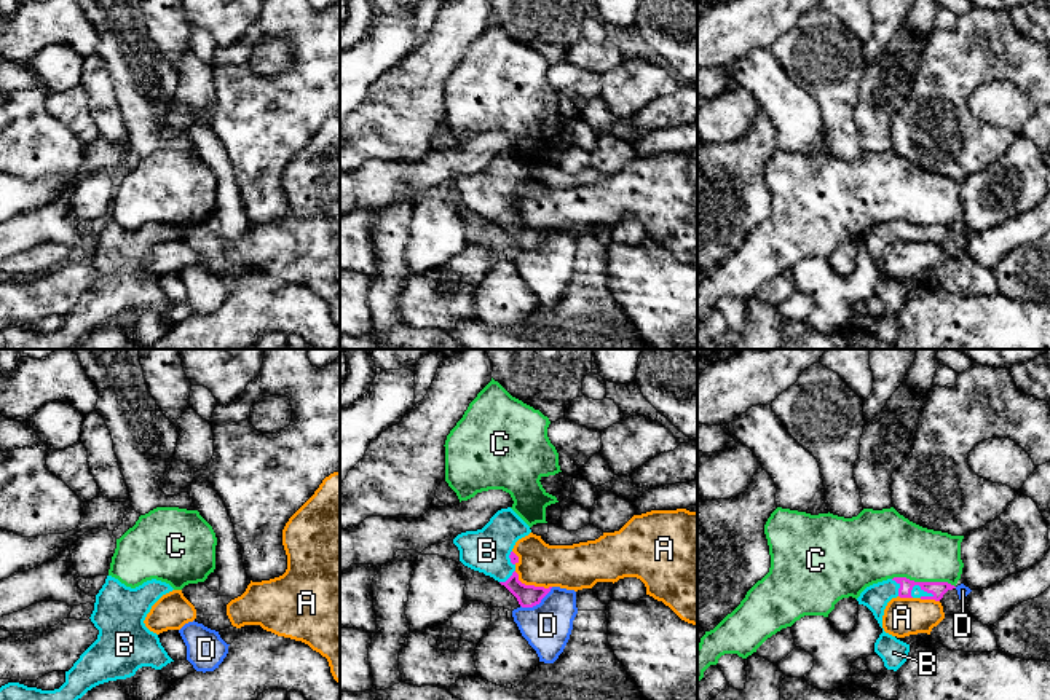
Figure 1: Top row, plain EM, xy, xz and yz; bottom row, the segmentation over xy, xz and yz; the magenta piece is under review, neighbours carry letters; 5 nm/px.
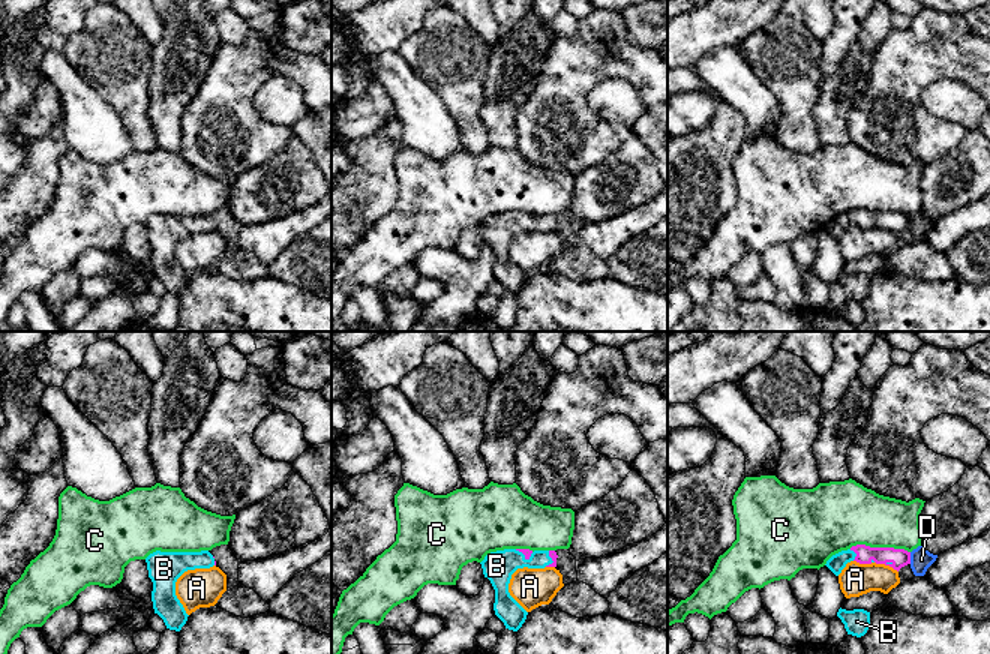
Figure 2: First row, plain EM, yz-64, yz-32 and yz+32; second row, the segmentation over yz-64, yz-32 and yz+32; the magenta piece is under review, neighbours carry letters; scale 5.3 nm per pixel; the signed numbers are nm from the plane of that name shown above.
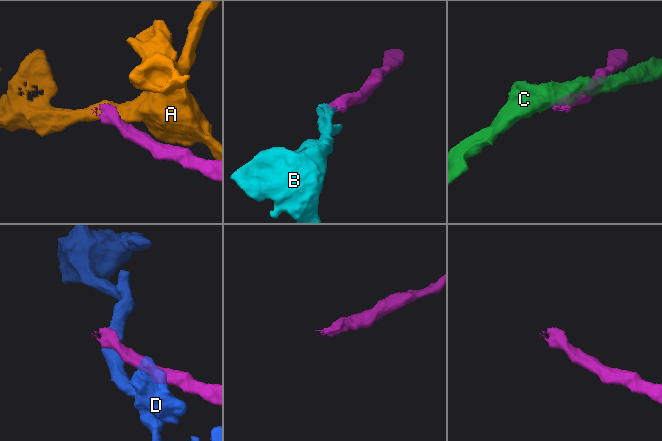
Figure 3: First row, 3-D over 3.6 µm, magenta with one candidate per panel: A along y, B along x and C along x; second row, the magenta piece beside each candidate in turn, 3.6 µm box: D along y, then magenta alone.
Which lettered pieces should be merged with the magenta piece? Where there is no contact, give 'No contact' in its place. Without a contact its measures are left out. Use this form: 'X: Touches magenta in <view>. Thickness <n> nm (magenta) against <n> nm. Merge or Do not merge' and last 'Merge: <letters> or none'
A: Touches magenta in xz. Thickness 110 nm (magenta) against 220 nm. Do not merge
B: Touches magenta in yz. Thickness 80 nm (magenta) against 60 nm. Merge
C: Touches magenta in yz. Thickness 80 nm (magenta) against 320 nm. Do not merge
D: Touches magenta in xz. Thickness 110 nm (magenta) against 240 nm. Do not merge
Merge: B

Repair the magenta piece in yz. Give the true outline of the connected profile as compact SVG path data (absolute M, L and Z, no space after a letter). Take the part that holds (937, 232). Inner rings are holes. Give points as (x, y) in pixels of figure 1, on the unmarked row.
M894 220L866 230L857 241L859 247L866 249L879 269L882 258L892 241L921 241L940 244L948 233L956 231L948 225L914 225L906 220Z

